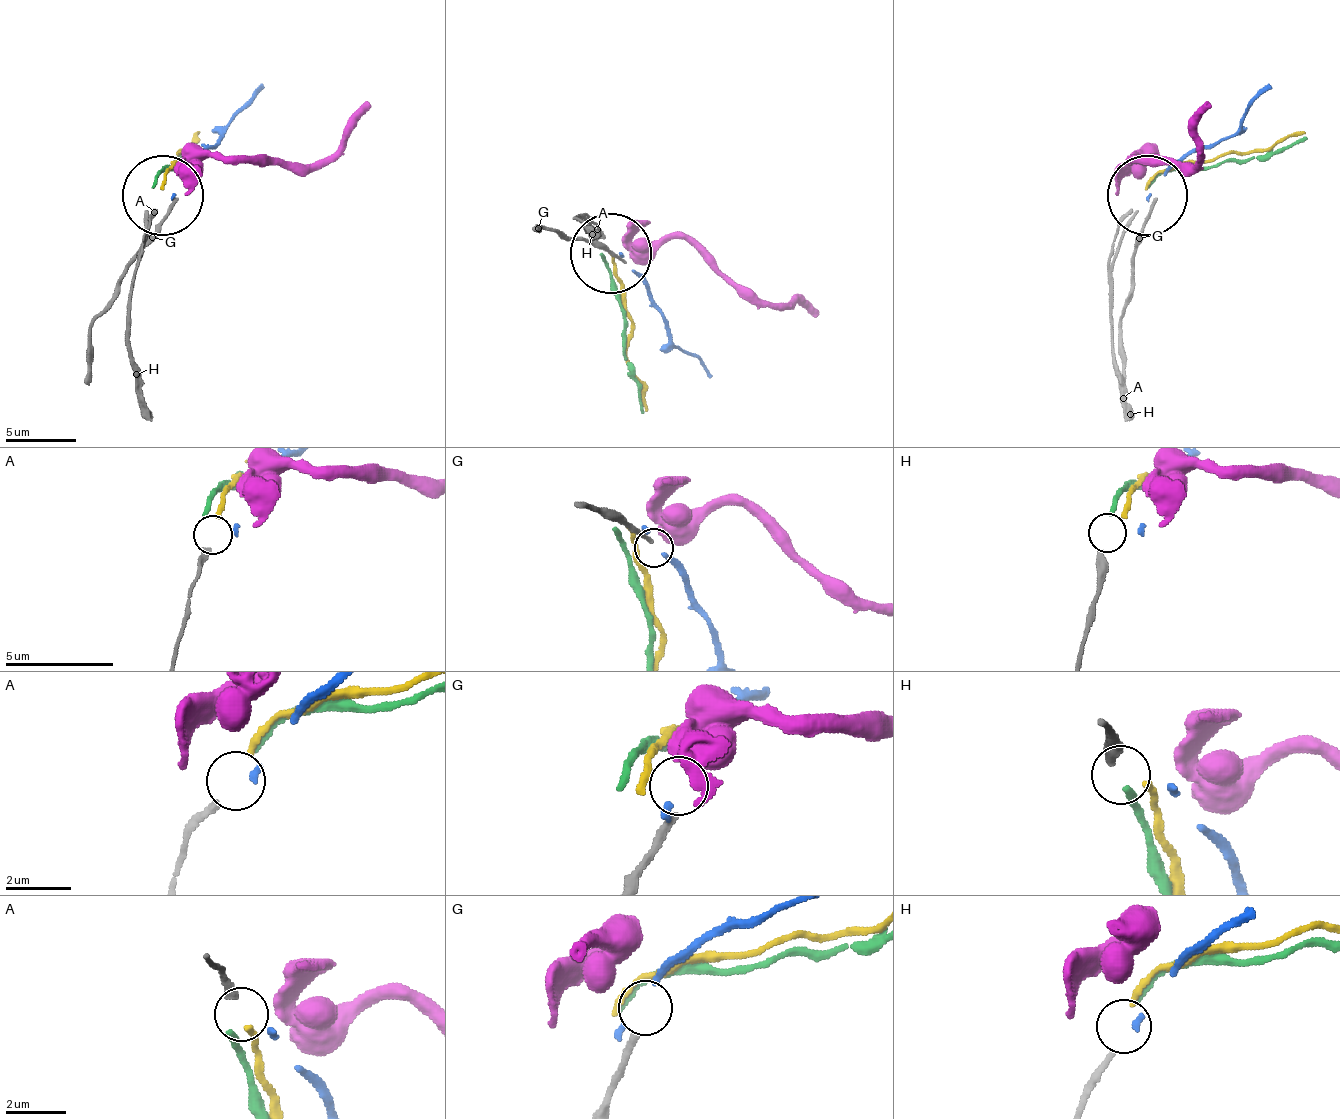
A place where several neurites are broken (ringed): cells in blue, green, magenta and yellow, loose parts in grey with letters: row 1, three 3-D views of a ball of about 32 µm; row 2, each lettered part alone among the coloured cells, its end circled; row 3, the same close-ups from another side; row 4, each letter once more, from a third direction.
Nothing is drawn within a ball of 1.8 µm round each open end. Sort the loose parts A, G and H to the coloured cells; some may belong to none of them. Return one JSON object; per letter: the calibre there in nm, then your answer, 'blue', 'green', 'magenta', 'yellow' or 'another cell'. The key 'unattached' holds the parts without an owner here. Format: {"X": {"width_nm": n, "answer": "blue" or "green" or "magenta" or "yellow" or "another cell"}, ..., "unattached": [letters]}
{"A": {"width_nm": 200, "answer": "yellow"}, "G": {"width_nm": 240, "answer": "another cell"}, "H": {"width_nm": 240, "answer": "green"}, "unattached": ["G"]}

